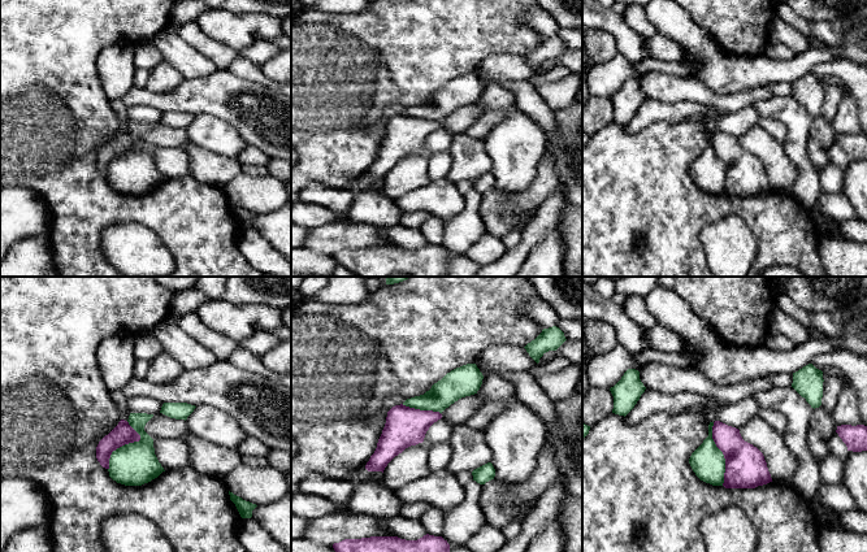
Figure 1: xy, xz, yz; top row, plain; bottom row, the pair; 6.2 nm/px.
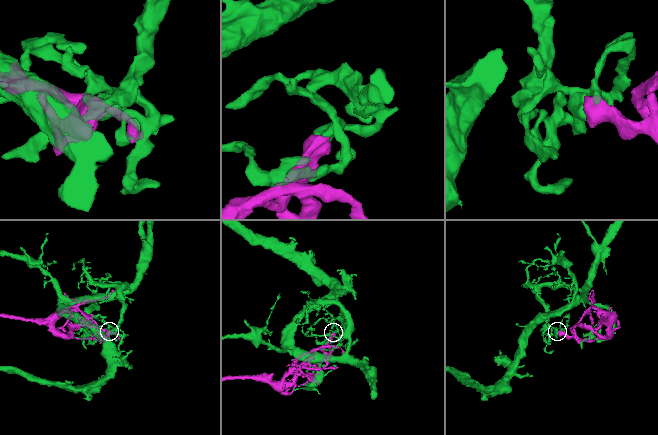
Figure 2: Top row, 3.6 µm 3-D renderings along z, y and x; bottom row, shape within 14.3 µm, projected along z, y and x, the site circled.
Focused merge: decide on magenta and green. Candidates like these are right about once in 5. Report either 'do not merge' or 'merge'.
do not merge

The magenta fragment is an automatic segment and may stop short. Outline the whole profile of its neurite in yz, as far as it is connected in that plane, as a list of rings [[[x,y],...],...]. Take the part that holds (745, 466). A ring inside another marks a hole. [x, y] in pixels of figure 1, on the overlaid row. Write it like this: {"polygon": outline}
{"polygon": [[[715,421],[712,439],[725,458],[724,483],[725,488],[755,488],[772,482],[763,453],[753,444],[745,442],[740,430]]]}

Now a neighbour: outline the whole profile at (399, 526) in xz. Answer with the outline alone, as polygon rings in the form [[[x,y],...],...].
[[[398,516],[394,518],[380,520],[383,529],[386,529],[394,536],[406,540],[417,540],[426,535],[419,521]]]

